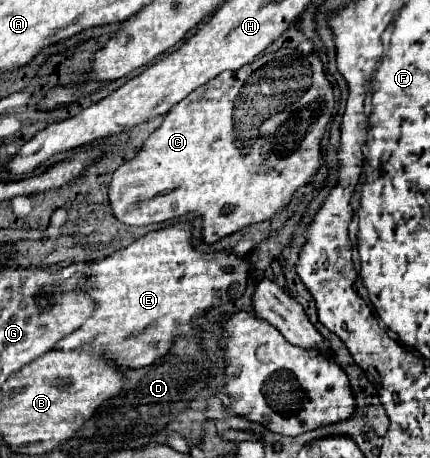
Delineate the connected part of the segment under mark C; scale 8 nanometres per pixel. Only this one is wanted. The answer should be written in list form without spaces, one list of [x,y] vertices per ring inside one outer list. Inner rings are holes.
[[[280,48],[278,52],[272,52],[268,56],[258,56],[254,62],[242,66],[240,70],[236,72],[222,72],[218,74],[216,78],[212,78],[210,82],[206,82],[204,86],[196,88],[188,98],[184,98],[182,102],[178,102],[168,114],[166,114],[166,120],[162,122],[162,126],[150,134],[150,138],[144,142],[140,154],[122,164],[114,176],[112,176],[112,182],[110,182],[110,204],[112,204],[112,210],[114,210],[114,216],[128,224],[128,226],[144,226],[144,224],[154,224],[154,222],[164,222],[164,220],[172,220],[172,218],[178,218],[178,216],[184,216],[188,212],[198,212],[202,214],[204,222],[202,222],[202,236],[208,244],[220,240],[222,236],[228,236],[240,228],[246,228],[250,224],[258,224],[258,222],[264,222],[268,218],[272,218],[274,214],[282,212],[294,192],[300,188],[300,186],[306,186],[310,182],[310,178],[318,172],[320,164],[322,164],[322,152],[320,152],[320,140],[322,140],[322,134],[328,126],[328,122],[332,120],[332,110],[334,110],[334,88],[332,84],[328,82],[326,78],[326,72],[324,72],[324,66],[322,66],[322,60],[316,56],[316,54],[304,54],[304,52],[298,52],[294,48]]]

